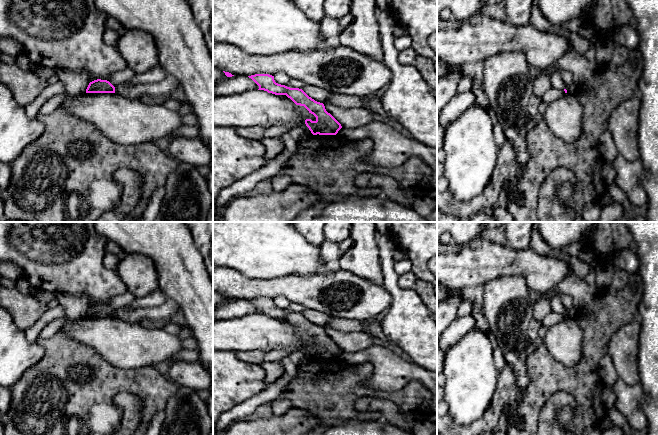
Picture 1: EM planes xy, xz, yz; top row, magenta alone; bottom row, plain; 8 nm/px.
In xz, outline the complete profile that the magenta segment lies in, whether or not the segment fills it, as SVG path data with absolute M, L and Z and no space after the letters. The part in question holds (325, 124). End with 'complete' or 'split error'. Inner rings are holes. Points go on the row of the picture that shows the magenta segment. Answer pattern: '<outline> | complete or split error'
M255 74L248 76L258 86L258 90L264 90L275 95L286 95L296 105L304 106L309 113L316 117L315 121L306 119L305 124L313 135L336 135L342 128L341 124L326 111L323 103L309 97L302 89L290 88L275 82L274 76L269 74Z | complete

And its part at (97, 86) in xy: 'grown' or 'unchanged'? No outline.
unchanged

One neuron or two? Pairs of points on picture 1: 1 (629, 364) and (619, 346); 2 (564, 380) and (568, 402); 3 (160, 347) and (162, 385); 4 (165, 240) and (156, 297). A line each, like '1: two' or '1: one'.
1: one
2: two
3: two
4: two

